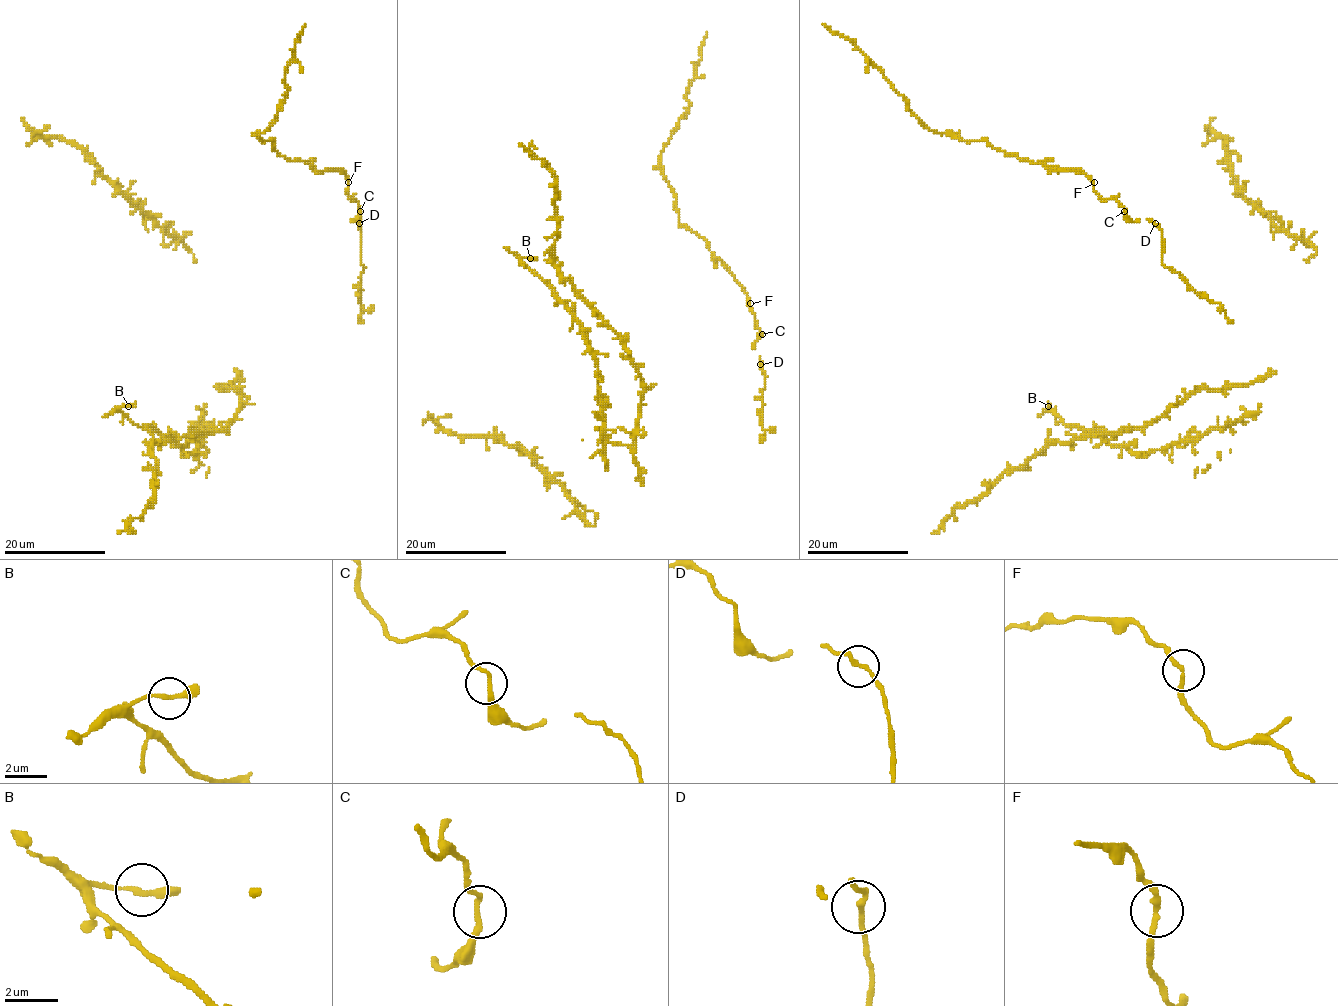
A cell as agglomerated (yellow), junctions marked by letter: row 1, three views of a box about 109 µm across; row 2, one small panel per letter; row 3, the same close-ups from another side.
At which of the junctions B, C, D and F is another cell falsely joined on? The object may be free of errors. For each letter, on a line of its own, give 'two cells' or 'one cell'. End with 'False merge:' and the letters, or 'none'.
B: one cell
C: one cell
D: one cell
F: one cell
False merge: none

